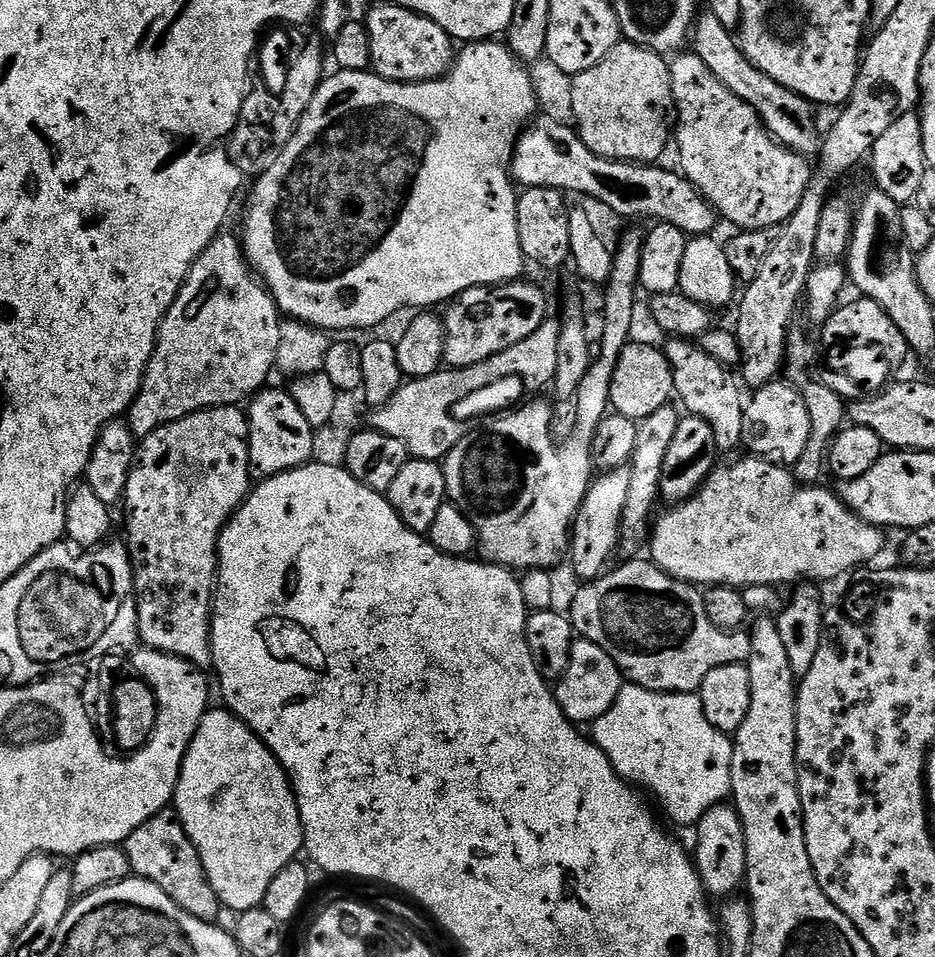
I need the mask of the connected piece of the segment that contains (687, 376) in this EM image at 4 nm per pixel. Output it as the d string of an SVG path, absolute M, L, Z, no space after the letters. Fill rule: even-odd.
M669 339L662 351L674 372L675 399L681 405L684 403L691 415L710 422L710 428L714 430L717 453L732 452L736 447L739 449L744 442L742 422L746 396L740 393L742 384L737 373L735 376L732 373L735 371L729 365L718 362L718 358L706 354L706 350L702 350L699 343L691 339Z

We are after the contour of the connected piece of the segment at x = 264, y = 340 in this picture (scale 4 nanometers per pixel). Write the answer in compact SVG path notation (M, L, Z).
M218 235L210 246L206 246L184 279L180 293L174 298L164 321L160 323L154 354L144 371L142 386L136 401L126 413L128 425L138 438L146 437L154 430L204 408L243 405L269 383L268 375L273 375L278 358L282 313L272 293L252 271L251 264L244 256L241 237L228 235Z

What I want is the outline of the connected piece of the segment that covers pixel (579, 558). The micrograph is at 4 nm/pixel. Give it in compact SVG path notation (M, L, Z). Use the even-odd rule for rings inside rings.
M631 467L615 468L600 472L588 487L586 498L572 521L570 564L581 581L599 580L609 567L608 559L617 551L620 543L620 523L626 510L626 493L630 486Z

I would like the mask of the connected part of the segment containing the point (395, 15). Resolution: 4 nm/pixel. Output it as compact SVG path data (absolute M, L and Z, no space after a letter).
M395 2L374 5L368 12L366 27L370 34L371 71L387 80L403 84L436 80L448 75L458 55L452 36L446 34L438 22L430 22L430 18L419 16Z

